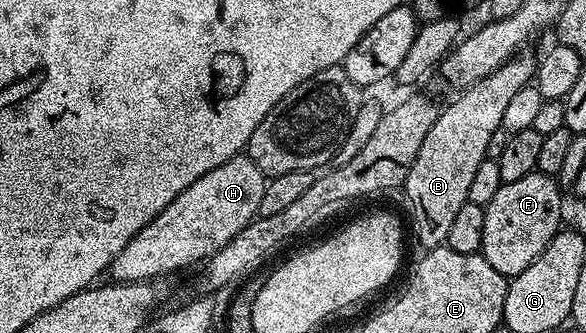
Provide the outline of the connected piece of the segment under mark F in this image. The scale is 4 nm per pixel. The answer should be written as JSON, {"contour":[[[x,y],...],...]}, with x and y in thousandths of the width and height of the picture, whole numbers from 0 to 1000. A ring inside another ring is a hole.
{"contour":[[[913,514],[894,526],[894,538],[858,550],[853,574],[840,586],[840,610],[826,619],[823,772],[867,838],[887,826],[894,802],[908,802],[922,754],[928,754],[928,742],[935,742],[939,721],[952,703],[959,676],[961,601],[962,580],[951,541],[932,520]]]}

